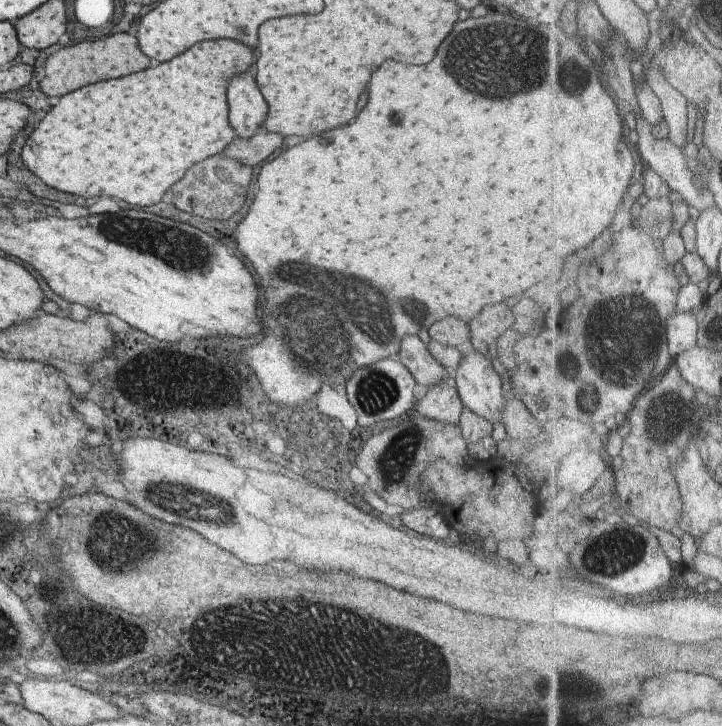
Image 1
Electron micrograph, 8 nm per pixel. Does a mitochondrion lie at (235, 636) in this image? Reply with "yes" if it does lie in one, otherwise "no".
yes

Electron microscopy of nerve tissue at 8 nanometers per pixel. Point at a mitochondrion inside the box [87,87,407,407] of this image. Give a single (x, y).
(139, 233)

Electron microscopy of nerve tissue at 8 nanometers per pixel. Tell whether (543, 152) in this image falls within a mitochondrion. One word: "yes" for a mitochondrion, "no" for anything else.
no

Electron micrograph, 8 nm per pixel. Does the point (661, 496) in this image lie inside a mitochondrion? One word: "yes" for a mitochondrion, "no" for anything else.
no

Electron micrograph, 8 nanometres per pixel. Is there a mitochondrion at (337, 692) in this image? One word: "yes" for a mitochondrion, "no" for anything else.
yes

